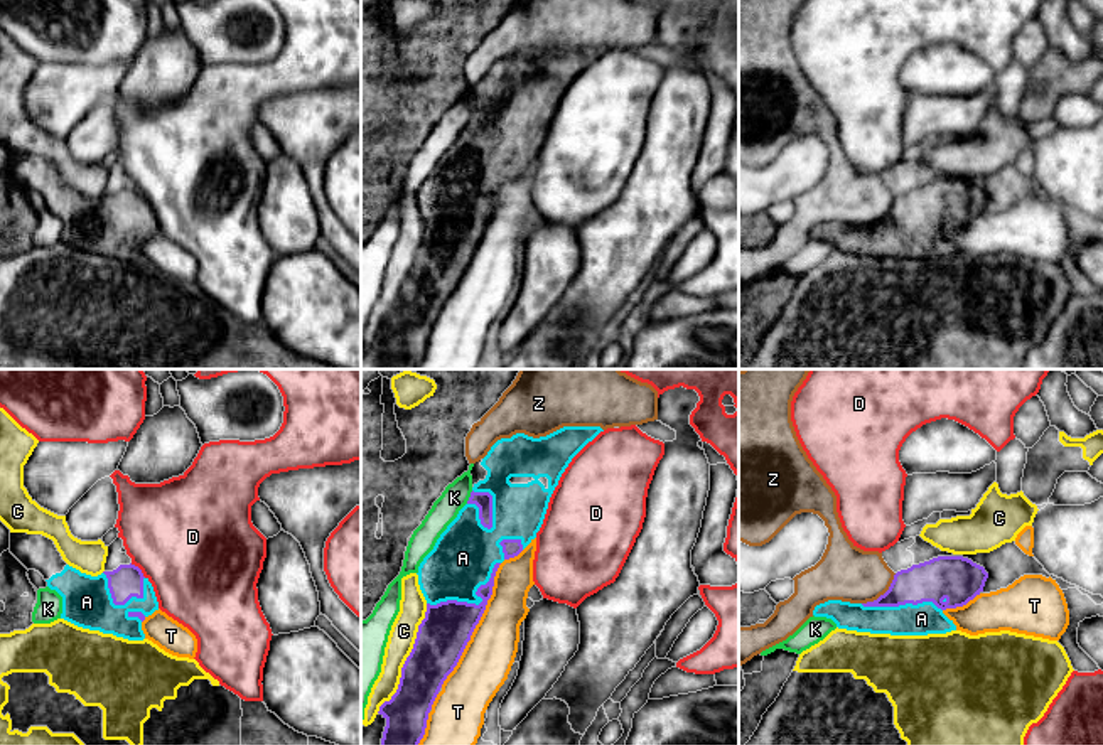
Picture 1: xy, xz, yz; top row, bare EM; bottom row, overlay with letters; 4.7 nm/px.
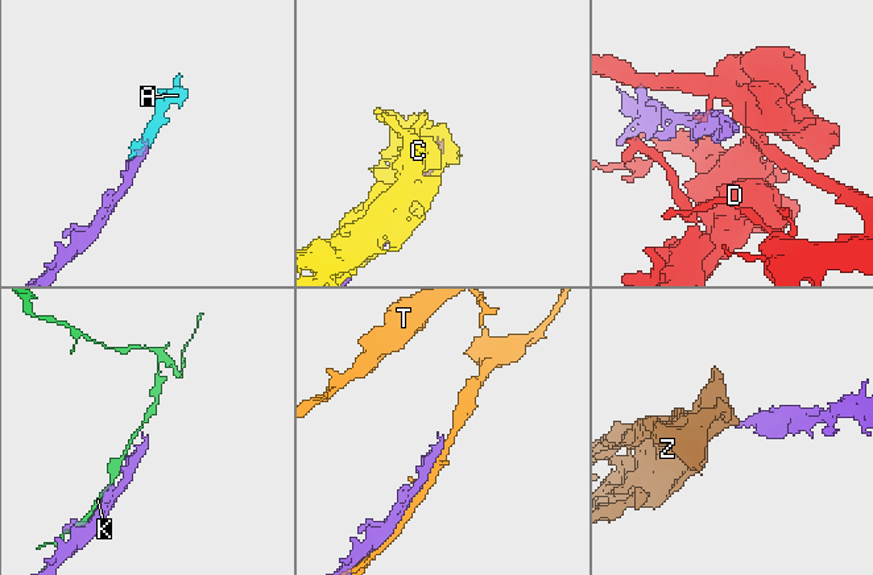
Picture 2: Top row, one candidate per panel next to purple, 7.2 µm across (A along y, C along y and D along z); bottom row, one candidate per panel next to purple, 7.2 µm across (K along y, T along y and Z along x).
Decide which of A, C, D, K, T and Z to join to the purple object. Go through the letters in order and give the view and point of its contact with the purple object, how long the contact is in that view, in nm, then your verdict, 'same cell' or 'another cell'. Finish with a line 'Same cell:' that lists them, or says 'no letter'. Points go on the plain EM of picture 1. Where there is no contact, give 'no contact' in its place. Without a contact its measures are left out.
A: meets purple in xz at (474, 226); contact 400 nm long; same cell
C: meets purple in xz at (407, 282); contact 550 nm long; another cell
D: meets purple in xy at (139, 191); contact 100 nm long; another cell
K: meets purple in xz at (469, 120); contact 70 nm long; another cell
T: meets purple in xz at (476, 246); contact 650 nm long; another cell
Z: meets purple in yz at (884, 216); contact 220 nm long; another cell
Same cell: A

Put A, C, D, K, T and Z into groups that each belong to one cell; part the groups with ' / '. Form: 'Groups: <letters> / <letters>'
Groups: A / C Z / D / K / T

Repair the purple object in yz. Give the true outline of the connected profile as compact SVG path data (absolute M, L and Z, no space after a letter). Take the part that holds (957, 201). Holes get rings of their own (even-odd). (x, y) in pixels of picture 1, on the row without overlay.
M938 179L929 184L912 187L894 197L889 212L874 224L850 226L828 222L815 229L815 239L831 241L838 251L890 256L890 258L928 258L956 253L953 243L943 234L966 228L983 214L988 196L983 189L963 179Z

